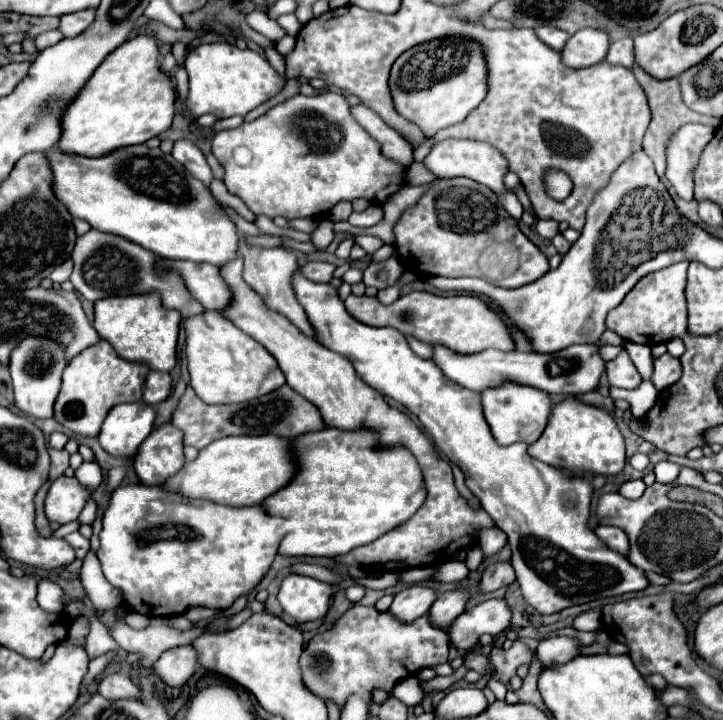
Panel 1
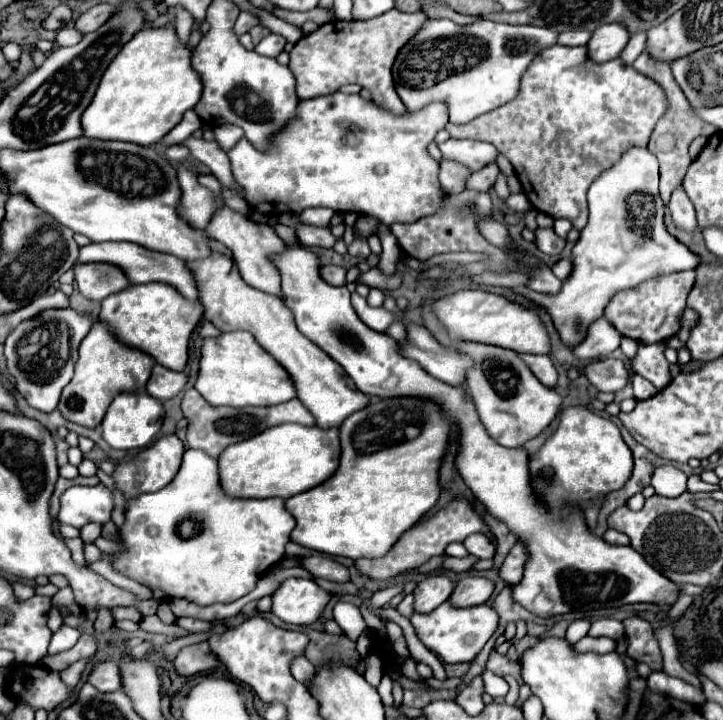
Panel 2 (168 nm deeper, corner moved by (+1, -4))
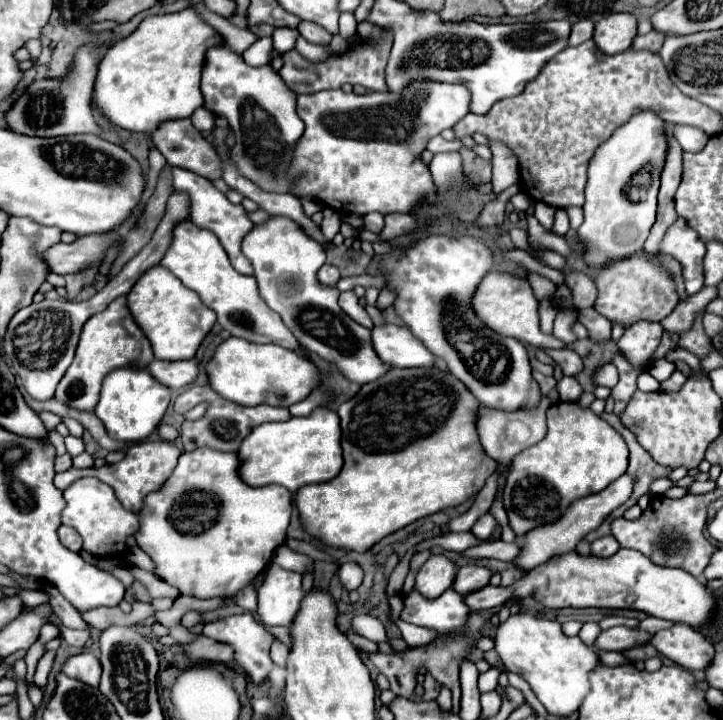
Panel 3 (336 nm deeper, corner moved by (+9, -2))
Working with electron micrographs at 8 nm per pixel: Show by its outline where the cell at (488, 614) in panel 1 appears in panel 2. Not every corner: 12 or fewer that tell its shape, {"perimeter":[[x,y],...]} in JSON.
{"perimeter":[[489,605],[415,613],[417,637],[445,663],[473,661],[499,625]]}

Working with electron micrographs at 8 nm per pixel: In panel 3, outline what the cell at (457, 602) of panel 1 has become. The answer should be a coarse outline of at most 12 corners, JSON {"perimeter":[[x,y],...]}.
{"perimeter":[[483,565],[459,569],[453,589],[461,595],[489,585],[491,571]]}

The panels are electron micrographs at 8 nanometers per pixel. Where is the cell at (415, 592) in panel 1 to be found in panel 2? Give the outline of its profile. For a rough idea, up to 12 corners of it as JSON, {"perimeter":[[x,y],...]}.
{"perimeter":[[447,577],[417,583],[415,613],[429,613],[449,599]]}

